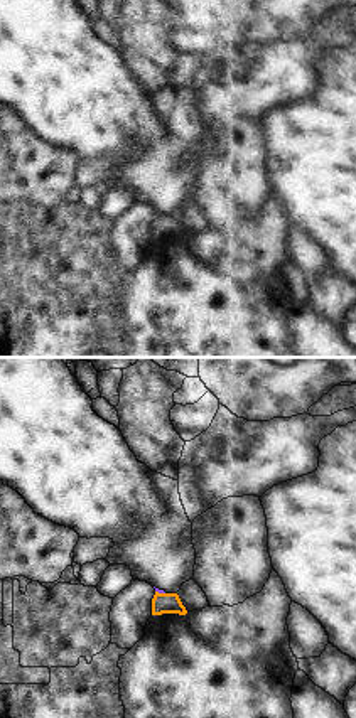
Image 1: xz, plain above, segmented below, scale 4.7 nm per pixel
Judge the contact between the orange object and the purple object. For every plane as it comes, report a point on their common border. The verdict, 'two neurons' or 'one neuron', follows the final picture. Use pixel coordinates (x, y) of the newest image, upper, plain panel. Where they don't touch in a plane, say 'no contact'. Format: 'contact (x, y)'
contact (161, 216)

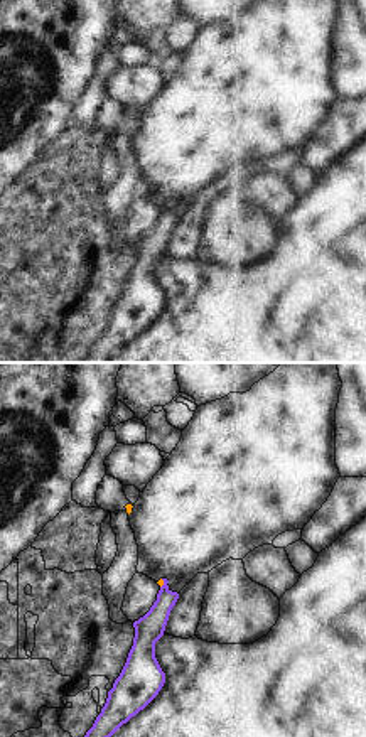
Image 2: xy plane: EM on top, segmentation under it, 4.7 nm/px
contact (162, 206)

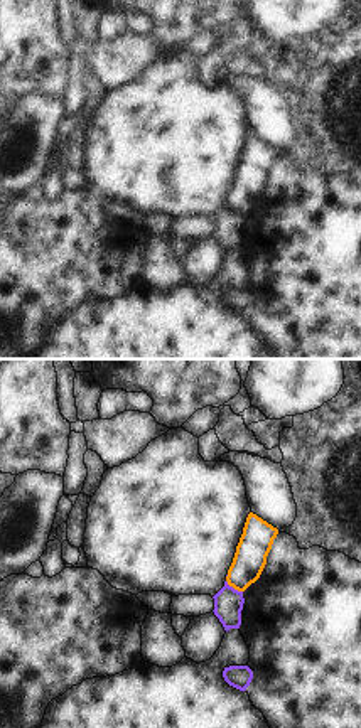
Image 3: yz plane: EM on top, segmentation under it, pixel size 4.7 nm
contact (233, 209)

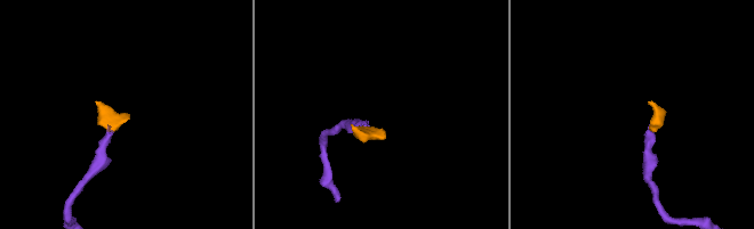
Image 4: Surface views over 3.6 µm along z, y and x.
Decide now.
two neurons

